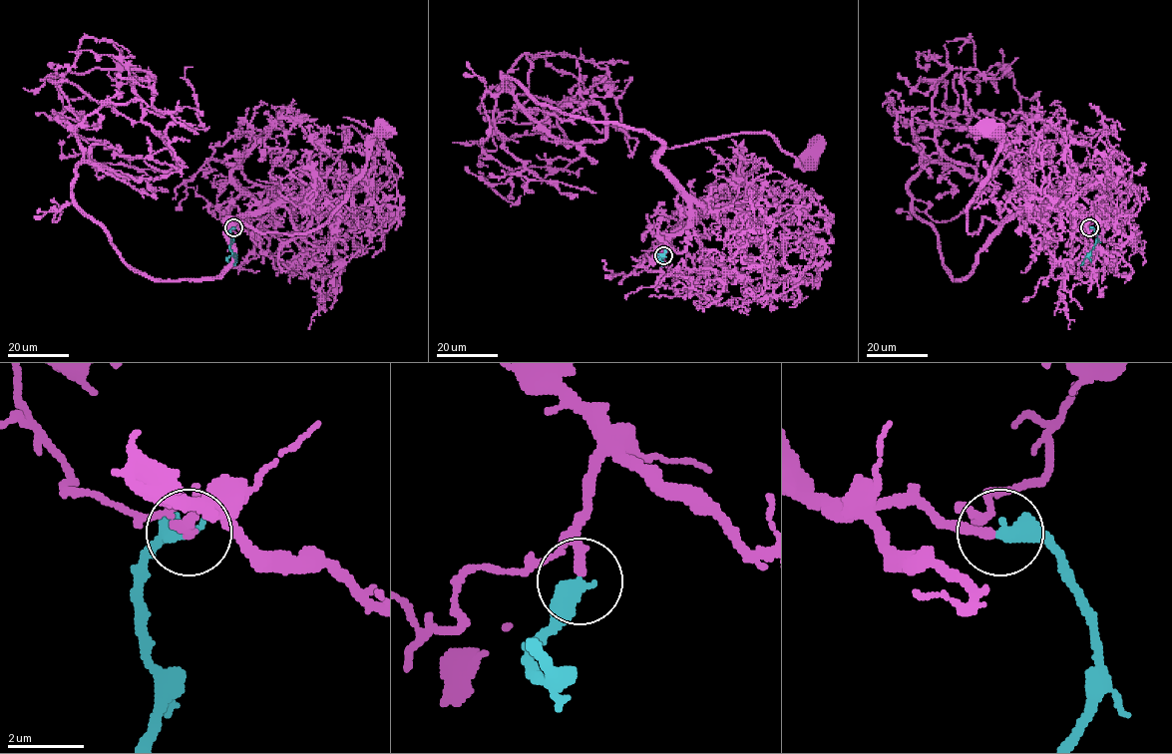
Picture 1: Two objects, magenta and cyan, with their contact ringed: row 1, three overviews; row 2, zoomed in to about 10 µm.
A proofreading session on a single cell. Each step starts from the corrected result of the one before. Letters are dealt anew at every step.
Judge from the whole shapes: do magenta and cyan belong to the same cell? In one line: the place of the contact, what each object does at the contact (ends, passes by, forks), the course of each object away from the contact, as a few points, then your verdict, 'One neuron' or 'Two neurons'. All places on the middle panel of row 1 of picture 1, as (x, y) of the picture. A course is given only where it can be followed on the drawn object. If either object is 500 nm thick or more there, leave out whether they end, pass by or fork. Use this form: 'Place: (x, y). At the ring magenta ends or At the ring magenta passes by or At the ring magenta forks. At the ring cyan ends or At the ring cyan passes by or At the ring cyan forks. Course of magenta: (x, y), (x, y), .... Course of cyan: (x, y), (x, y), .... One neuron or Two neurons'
Place: (663, 255). Course of magenta: (663, 254), (658, 231), (677, 235), (689, 206), (655, 152), (745, 133), (768, 133), (795, 166), (811, 151). Course of cyan: (663, 254), (659, 262), (665, 251), (663, 246). One neuron

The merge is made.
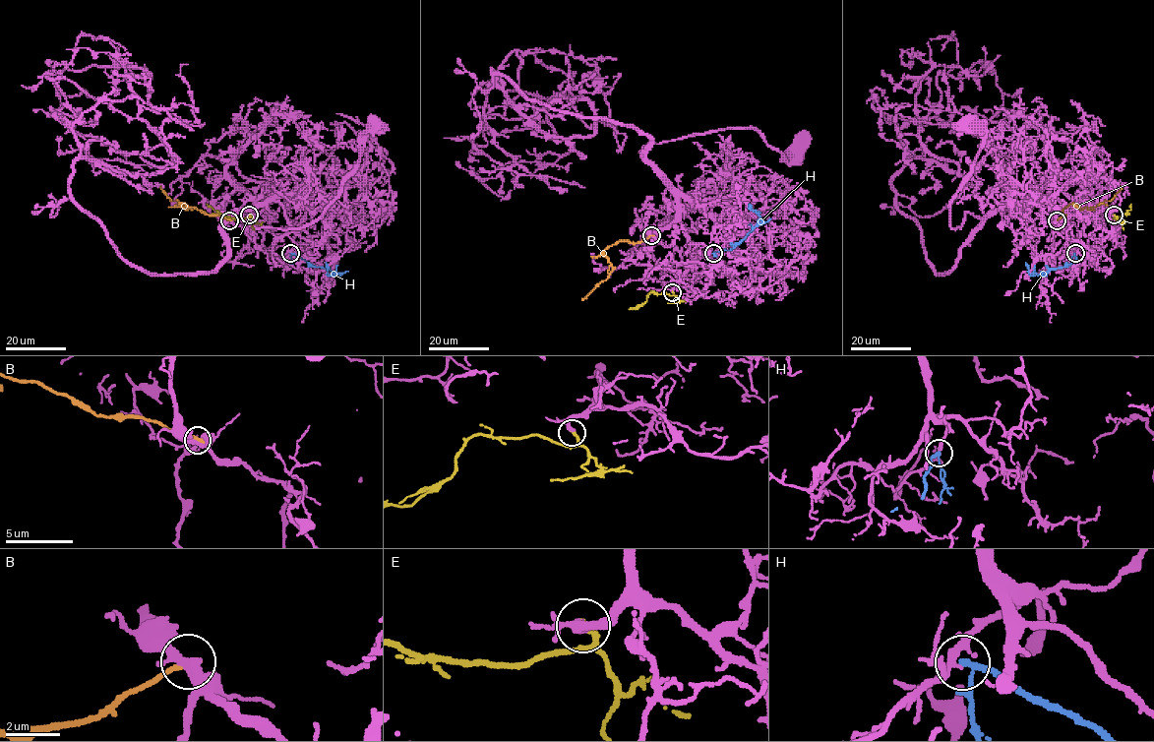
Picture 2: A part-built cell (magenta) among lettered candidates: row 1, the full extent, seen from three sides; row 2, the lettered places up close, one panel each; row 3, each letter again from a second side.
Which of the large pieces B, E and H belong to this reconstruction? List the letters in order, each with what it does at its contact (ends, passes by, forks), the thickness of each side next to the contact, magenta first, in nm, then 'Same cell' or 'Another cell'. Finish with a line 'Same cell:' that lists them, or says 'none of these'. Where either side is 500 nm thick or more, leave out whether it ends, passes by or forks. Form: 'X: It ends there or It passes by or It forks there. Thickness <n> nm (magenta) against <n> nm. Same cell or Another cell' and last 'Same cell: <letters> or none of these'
B: It ends there. Thickness 400 nm (magenta) against 260 nm. Another cell
E: It ends there. Thickness 280 nm (magenta) against 240 nm. Same cell
H: It passes by. Thickness 180 nm (magenta) against 170 nm. Another cell
Same cell: E

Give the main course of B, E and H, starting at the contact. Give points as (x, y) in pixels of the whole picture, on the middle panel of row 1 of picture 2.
B: (652, 235), (639, 241), (621, 240), (608, 246), (604, 254), (613, 270), (582, 298)
E: (672, 292), (672, 295), (650, 292), (644, 302), (628, 309)
H: (712, 253), (734, 248), (758, 223), (759, 216), (749, 204)

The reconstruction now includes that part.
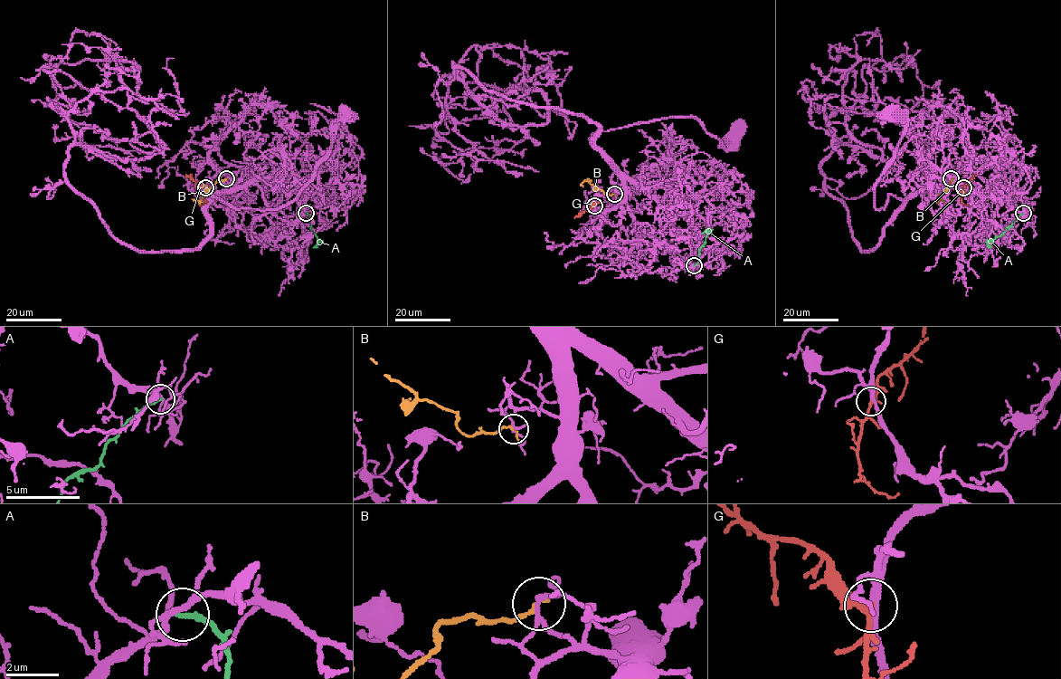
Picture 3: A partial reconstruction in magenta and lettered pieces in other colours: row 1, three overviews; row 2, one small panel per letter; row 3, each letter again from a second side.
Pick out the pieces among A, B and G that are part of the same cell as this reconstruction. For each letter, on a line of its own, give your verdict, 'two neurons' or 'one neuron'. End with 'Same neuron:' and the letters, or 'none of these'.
A: two neurons
B: two neurons
G: one neuron
Same neuron: G

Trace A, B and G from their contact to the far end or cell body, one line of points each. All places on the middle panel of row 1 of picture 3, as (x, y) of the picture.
A: (694, 265), (699, 260), (699, 249), (705, 243), (707, 234), (705, 230), (701, 234)
B: (614, 194), (604, 194), (586, 180), (581, 184), (582, 186)
G: (594, 206), (574, 218)

